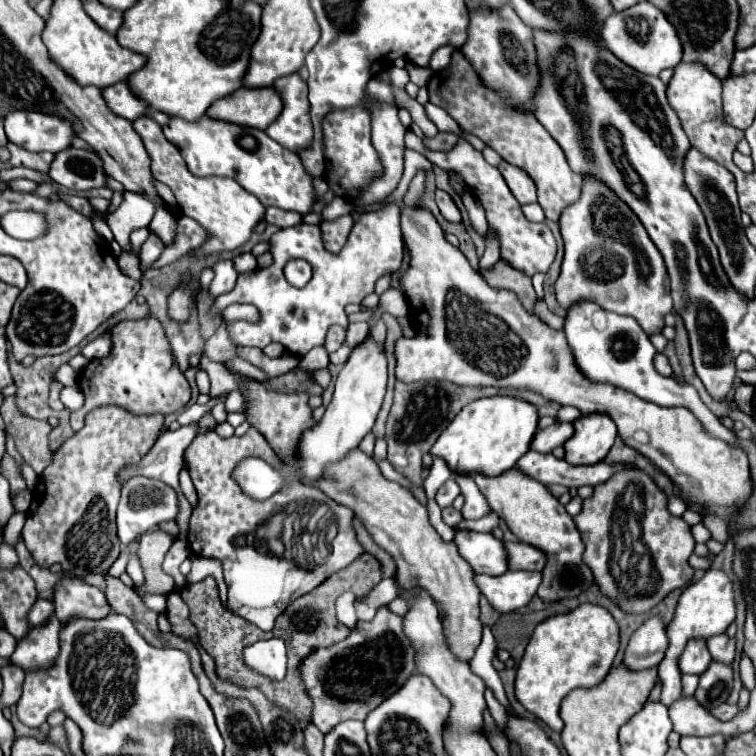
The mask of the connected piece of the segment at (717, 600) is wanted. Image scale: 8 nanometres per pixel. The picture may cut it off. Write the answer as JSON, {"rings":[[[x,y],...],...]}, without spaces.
{"rings":[[[708,570],[704,574],[702,580],[690,584],[680,600],[678,600],[678,606],[676,606],[676,612],[674,612],[674,618],[672,622],[668,624],[666,628],[666,634],[668,634],[668,650],[666,650],[666,656],[664,660],[660,662],[658,666],[658,676],[662,678],[662,698],[666,706],[670,706],[674,700],[680,698],[680,670],[678,670],[678,658],[680,654],[684,652],[688,640],[694,640],[694,638],[702,638],[702,640],[708,640],[710,636],[716,636],[716,634],[724,634],[726,628],[734,622],[736,618],[736,606],[734,606],[734,592],[732,592],[732,582],[728,580],[728,576],[722,572],[722,570]]]}

